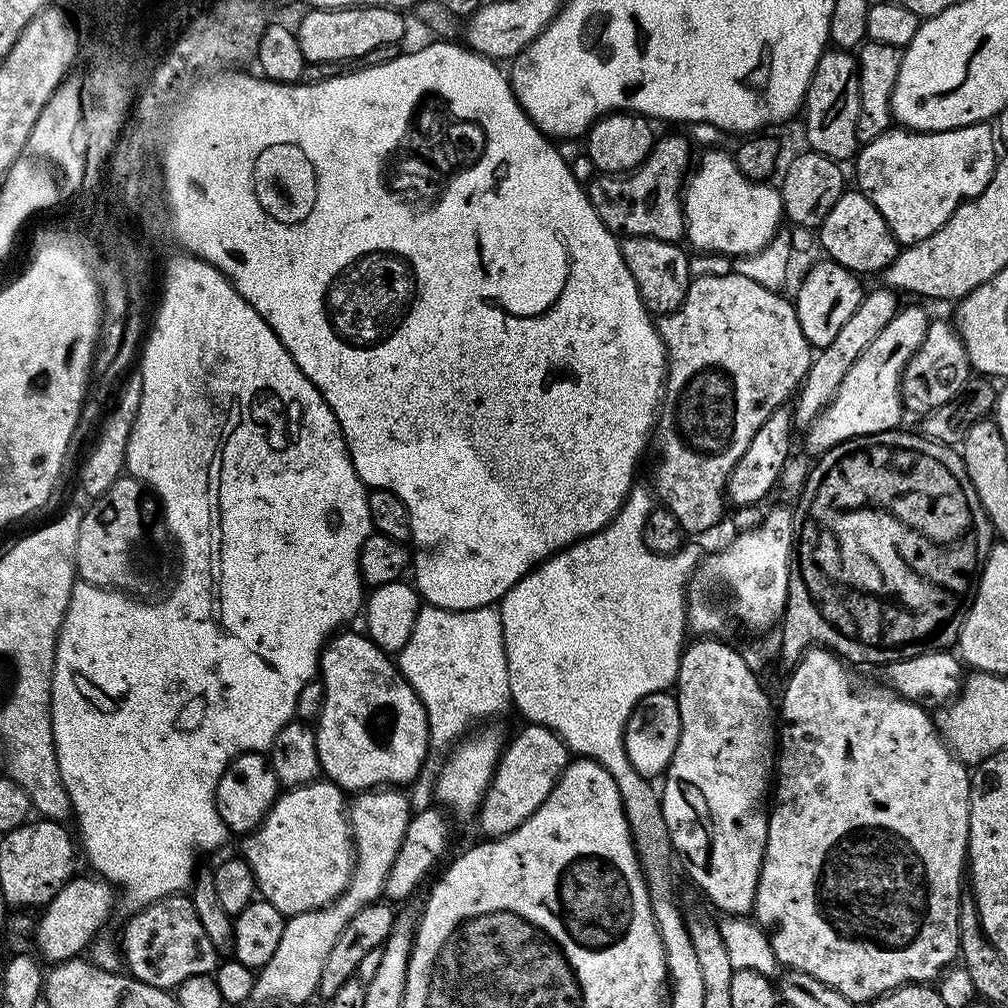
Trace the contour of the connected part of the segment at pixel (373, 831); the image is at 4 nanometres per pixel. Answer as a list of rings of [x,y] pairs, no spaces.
[[[385,786],[355,793],[347,805],[348,824],[352,827],[354,859],[352,873],[346,890],[334,902],[318,910],[306,910],[284,921],[282,938],[274,949],[270,962],[255,973],[252,1000],[260,1004],[304,1004],[320,990],[322,966],[338,942],[338,934],[346,930],[346,922],[367,904],[377,903],[384,896],[386,874],[394,866],[402,834],[412,821],[414,809],[409,793],[396,786]]]

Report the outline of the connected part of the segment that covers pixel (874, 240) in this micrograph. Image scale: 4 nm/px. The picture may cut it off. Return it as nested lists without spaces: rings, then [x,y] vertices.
[[[846,190],[840,195],[838,202],[834,202],[834,207],[830,209],[830,214],[826,214],[820,223],[818,235],[824,247],[823,255],[857,274],[883,273],[884,268],[894,262],[898,251],[894,234],[890,226],[886,226],[886,218],[878,214],[874,202],[870,202],[870,198],[866,198],[859,190]]]

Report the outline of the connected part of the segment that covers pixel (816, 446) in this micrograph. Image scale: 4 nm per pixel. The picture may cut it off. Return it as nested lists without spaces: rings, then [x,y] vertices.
[[[901,307],[890,322],[862,350],[858,362],[850,366],[850,374],[842,378],[842,386],[827,408],[807,429],[808,448],[813,454],[826,452],[843,440],[854,440],[858,436],[873,436],[879,432],[891,432],[897,427],[900,415],[906,409],[900,399],[900,379],[904,377],[904,367],[910,363],[912,356],[922,346],[928,333],[930,317],[920,308]]]

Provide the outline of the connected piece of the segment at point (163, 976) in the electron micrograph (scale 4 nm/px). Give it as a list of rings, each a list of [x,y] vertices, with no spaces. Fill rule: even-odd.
[[[191,895],[164,896],[127,918],[124,952],[122,948],[127,975],[155,988],[175,990],[186,978],[215,973],[218,957],[214,946],[210,946],[210,938],[206,938],[206,930],[202,930],[202,922],[198,922],[198,910],[194,910]]]

